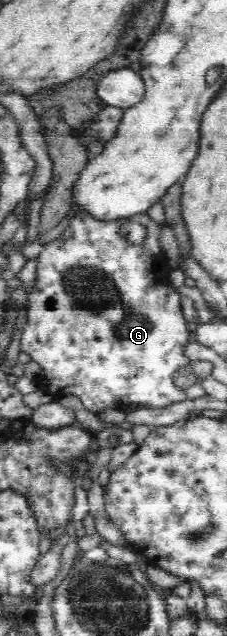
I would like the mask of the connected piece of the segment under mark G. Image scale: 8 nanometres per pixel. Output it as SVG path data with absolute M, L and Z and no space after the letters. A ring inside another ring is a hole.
M79 210L70 220L68 227L63 231L60 237L44 246L38 255L37 277L33 289L27 297L27 323L21 336L20 351L26 352L31 356L33 362L39 364L41 371L36 380L39 390L43 390L54 397L69 396L73 394L78 396L83 406L98 414L105 408L114 408L115 410L127 411L129 402L145 408L165 408L175 402L183 400L195 400L206 396L206 390L199 382L192 383L191 386L180 388L174 381L174 374L178 368L189 365L190 359L185 356L185 345L189 340L188 323L183 317L181 311L181 295L169 284L163 284L165 274L161 270L161 262L165 262L161 246L159 245L159 236L161 236L161 223L153 221L147 213L139 213L133 216L102 220L91 217L87 211ZM125 222L139 222L145 226L147 235L141 244L132 244L129 240L123 238L119 233L121 226Z

